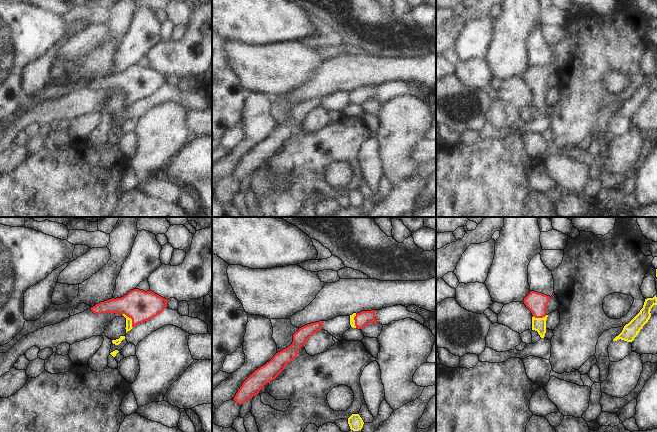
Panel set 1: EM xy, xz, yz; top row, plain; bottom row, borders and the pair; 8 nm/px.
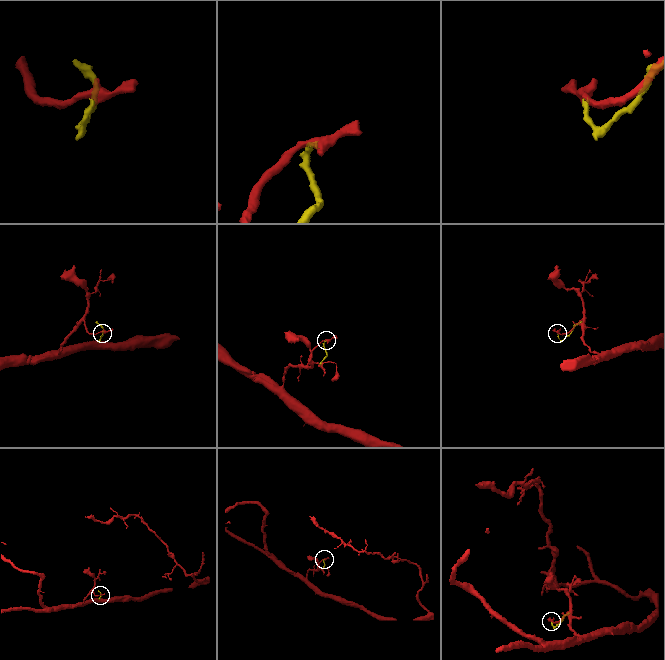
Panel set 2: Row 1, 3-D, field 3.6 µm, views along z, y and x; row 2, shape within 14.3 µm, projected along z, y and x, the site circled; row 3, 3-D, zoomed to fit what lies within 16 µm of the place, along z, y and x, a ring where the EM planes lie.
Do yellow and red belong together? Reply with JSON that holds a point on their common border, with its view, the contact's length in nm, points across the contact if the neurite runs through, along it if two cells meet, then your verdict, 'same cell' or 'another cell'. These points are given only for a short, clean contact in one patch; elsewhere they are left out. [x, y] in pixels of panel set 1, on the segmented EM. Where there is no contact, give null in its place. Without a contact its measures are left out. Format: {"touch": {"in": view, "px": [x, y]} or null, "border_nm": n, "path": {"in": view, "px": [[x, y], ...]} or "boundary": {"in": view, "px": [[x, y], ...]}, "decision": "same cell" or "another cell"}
{"touch": {"in": "xy", "px": [131, 319]}, "border_nm": 150, "path": {"in": "xy", "px": [[128, 320], [131, 319], [140, 306]]}, "decision": "same cell"}

